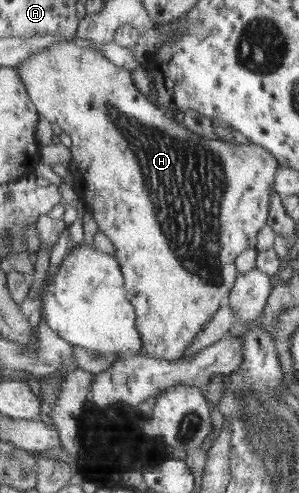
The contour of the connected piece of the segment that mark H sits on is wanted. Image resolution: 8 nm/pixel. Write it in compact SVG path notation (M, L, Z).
M64 42L62 45L52 46L28 57L28 60L24 60L23 64L16 68L19 68L21 72L23 82L39 114L42 114L48 122L58 124L61 130L71 138L72 144L69 150L72 153L72 160L69 168L73 177L72 186L75 187L79 200L86 204L87 211L94 217L99 231L107 234L114 243L116 248L114 255L121 263L126 293L136 309L138 331L142 335L144 353L167 361L185 358L186 349L194 343L200 330L204 329L204 325L218 313L218 309L222 308L222 304L228 300L234 289L239 275L236 266L238 255L245 250L256 248L258 232L267 224L270 216L272 191L276 191L276 173L278 173L278 167L281 166L280 162L266 148L252 144L250 141L245 144L228 144L228 142L218 142L218 140L204 140L200 134L190 134L186 136L184 166L182 166L182 134L185 133L186 126L173 120L172 114L164 112L164 109L160 109L156 102L151 103L150 98L136 88L130 70L113 64L110 59L95 49Z

